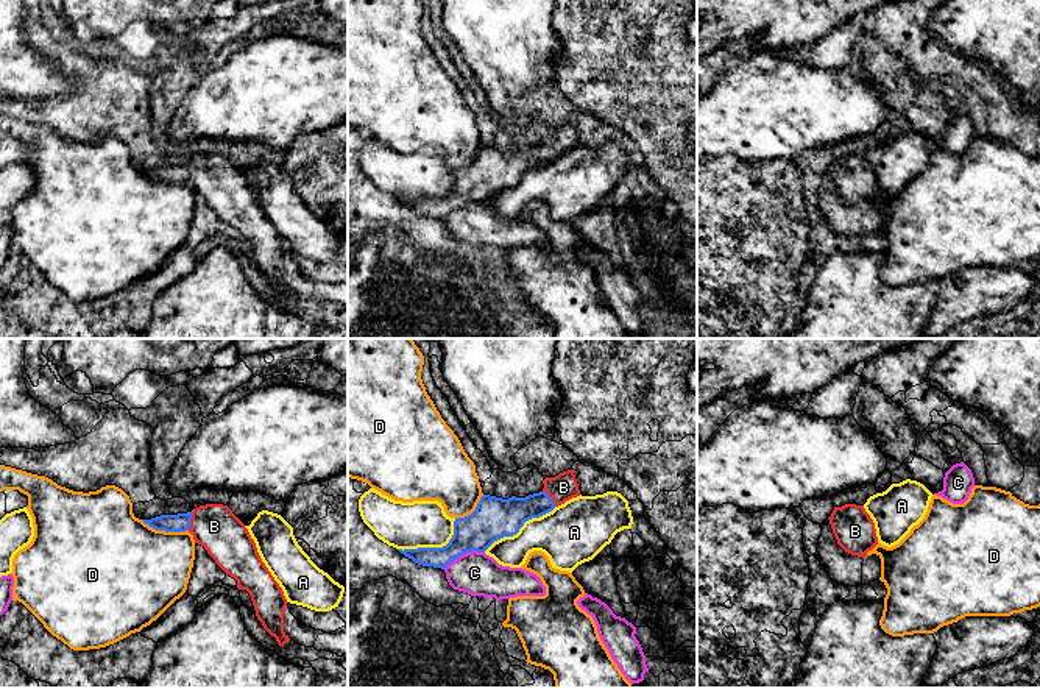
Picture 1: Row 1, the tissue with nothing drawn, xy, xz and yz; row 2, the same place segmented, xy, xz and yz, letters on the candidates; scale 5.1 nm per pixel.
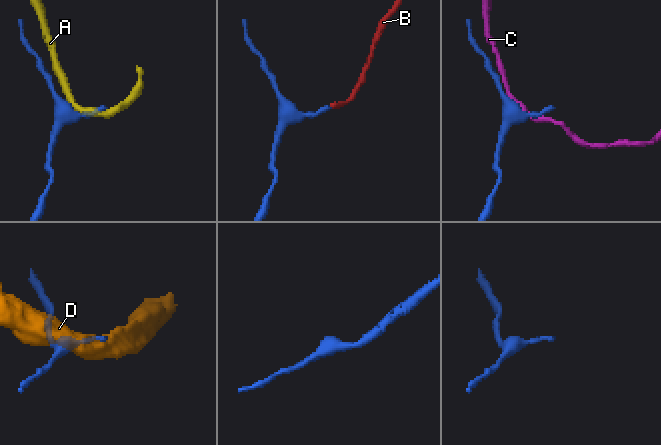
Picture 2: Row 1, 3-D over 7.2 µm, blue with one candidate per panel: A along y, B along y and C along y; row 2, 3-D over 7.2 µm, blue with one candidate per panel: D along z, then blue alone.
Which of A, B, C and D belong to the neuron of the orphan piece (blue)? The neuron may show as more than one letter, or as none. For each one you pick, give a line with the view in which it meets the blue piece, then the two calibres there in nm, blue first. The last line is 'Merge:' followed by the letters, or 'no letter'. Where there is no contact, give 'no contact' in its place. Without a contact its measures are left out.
B: contact in xy; calibres 100 and 240 nm
Merge: B

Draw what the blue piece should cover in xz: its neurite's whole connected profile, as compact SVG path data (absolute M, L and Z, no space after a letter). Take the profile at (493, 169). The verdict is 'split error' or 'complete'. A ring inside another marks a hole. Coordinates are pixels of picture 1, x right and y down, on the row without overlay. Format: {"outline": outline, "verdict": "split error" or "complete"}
{"outline": "M574 120L543 131L539 144L508 150L483 145L476 161L455 168L454 186L443 198L398 200L405 207L423 217L444 220L451 212L466 203L485 203L494 192L513 187L525 172L539 168L566 151L580 147Z", "verdict": "split error"}

